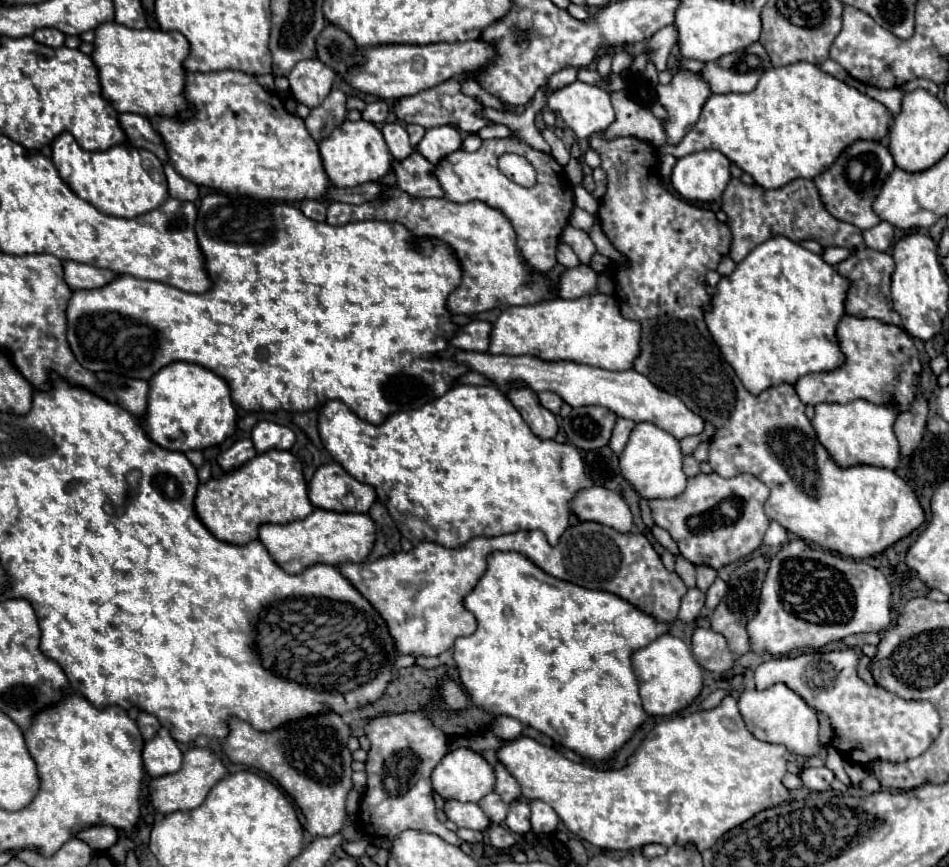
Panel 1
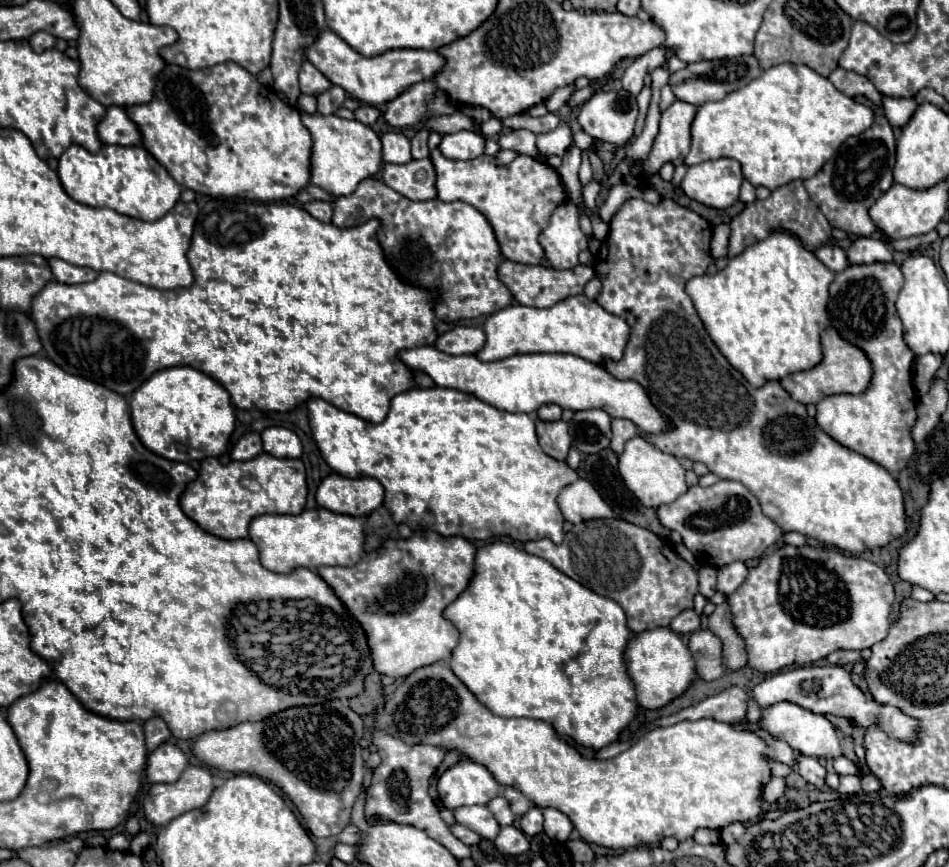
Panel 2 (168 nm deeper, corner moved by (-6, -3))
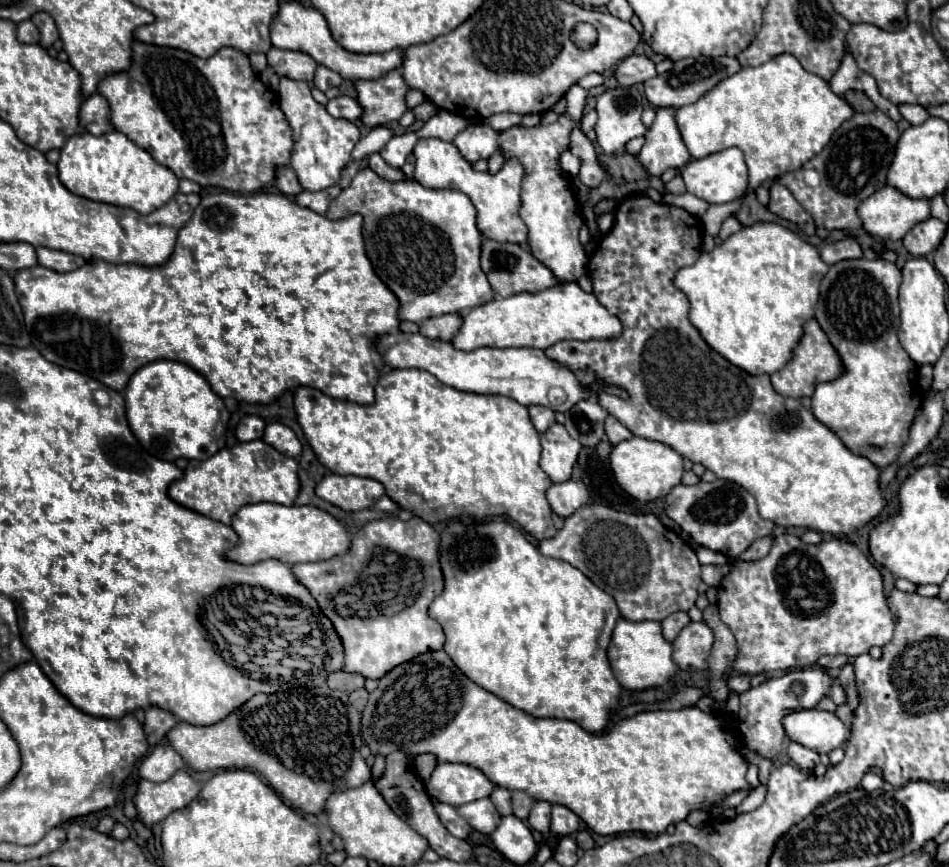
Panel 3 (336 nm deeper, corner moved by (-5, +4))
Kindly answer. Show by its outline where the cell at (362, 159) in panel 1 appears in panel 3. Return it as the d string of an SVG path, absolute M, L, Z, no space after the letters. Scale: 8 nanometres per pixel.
M281 77L277 89L277 103L293 129L295 147L291 155L291 167L297 173L303 189L323 191L327 187L339 185L341 173L351 161L351 151L361 139L359 127L347 119L331 117L327 109L311 97L311 89L305 81L293 81L289 77Z

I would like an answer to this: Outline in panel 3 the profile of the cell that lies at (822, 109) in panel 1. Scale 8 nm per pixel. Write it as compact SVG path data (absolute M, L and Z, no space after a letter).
M777 55L759 67L743 67L739 73L723 79L697 103L679 107L675 119L693 159L739 147L745 153L745 163L749 167L749 183L763 183L765 179L777 179L787 171L803 167L803 163L823 151L833 131L851 119L853 113L853 107L843 97L835 95L825 79L805 71L793 55Z

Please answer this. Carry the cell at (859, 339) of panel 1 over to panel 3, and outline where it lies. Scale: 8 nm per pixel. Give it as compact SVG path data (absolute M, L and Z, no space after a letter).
M809 319L805 323L805 335L801 337L793 359L777 373L771 375L771 383L775 387L777 393L785 395L785 397L805 397L805 395L813 395L815 385L823 383L823 381L833 381L839 375L843 375L845 367L843 361L839 359L839 353L835 351L835 347L831 347L831 341L827 339L825 331L819 327L817 319Z

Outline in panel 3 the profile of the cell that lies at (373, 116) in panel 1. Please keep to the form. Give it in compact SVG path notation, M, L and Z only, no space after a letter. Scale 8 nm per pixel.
M341 95L337 99L331 99L327 103L327 111L333 115L333 117L343 117L343 119L349 119L349 121L357 121L363 113L363 109L359 107L359 101L357 99L351 99L347 95Z

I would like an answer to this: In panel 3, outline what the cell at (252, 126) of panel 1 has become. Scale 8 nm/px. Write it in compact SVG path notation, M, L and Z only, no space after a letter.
M135 41L131 69L105 77L97 91L109 101L113 127L149 151L157 163L169 167L179 179L195 181L201 187L255 193L275 183L275 167L291 163L295 145L291 125L277 105L273 91L253 73L249 57L237 49L225 47L209 59L201 59L181 49Z

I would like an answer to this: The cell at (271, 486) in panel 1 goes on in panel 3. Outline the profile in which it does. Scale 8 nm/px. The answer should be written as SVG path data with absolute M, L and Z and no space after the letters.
M263 441L237 443L231 449L217 451L205 461L189 461L183 479L169 485L169 497L191 511L229 525L233 515L251 503L293 505L299 493L297 467L295 459L275 451Z

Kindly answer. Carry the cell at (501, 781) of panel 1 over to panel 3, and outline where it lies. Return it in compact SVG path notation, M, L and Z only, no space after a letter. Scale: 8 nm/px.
M513 791L511 799L513 799L513 815L519 817L521 821L525 821L527 815L529 815L529 811L531 811L533 799L525 791Z

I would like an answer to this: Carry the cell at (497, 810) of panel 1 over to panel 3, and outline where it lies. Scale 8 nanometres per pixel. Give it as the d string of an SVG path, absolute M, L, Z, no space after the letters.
M495 787L493 793L489 795L489 799L495 803L499 815L511 815L511 791L503 789L503 787Z

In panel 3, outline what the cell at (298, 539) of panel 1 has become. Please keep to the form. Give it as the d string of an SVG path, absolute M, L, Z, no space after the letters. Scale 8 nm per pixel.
M255 503L241 507L231 527L239 535L239 545L227 551L227 557L253 565L265 559L281 559L283 563L307 563L307 561L323 561L333 559L335 555L343 555L351 549L351 537L343 523L339 523L331 513L321 511L317 507L305 505L275 505L275 503Z

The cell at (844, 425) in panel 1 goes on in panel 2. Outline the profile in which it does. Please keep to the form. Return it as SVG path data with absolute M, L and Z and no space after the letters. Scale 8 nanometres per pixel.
M858 264L848 266L836 274L830 284L828 320L838 334L860 348L872 364L872 380L862 394L834 394L816 404L816 422L842 446L870 458L898 474L914 454L912 426L916 424L916 392L912 384L914 354L902 338L902 322L896 314L894 302L904 284L902 272L896 264Z

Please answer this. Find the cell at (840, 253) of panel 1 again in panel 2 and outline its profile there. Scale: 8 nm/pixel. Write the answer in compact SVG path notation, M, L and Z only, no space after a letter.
M876 236L856 238L846 252L850 264L874 264L874 262L892 262L892 250L886 242Z

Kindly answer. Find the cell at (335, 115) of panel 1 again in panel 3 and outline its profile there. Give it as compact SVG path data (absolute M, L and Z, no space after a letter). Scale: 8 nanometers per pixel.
M323 65L317 67L317 71L315 71L315 87L319 91L325 93L329 87L339 87L341 83L343 83L343 79L341 79L339 73L335 73L335 71L331 71L331 69L323 67Z

